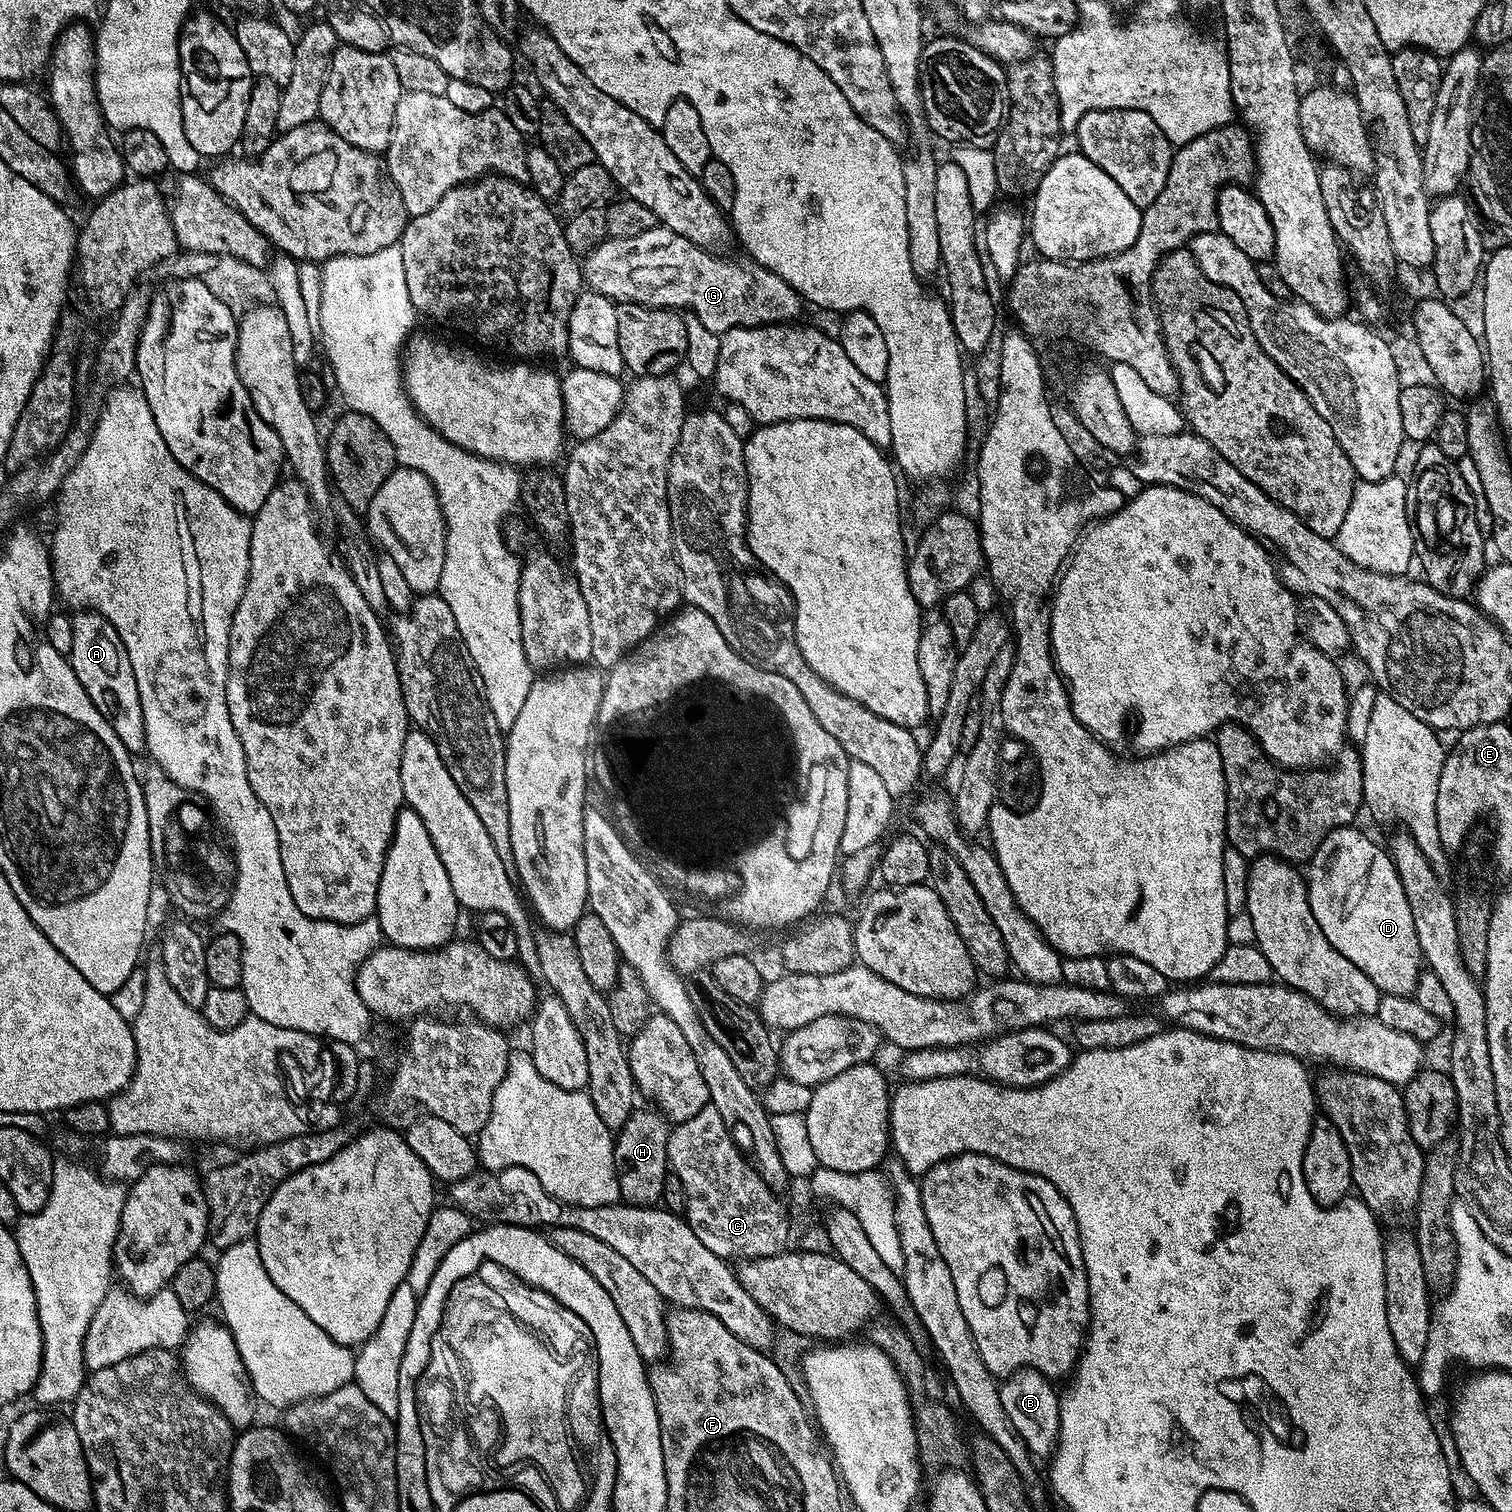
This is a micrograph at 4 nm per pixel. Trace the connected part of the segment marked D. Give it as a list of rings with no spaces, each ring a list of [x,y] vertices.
[[[1356,826],[1334,830],[1316,847],[1316,853],[1307,861],[1306,883],[1308,901],[1314,914],[1314,922],[1326,934],[1326,942],[1350,958],[1381,994],[1386,996],[1411,997],[1416,990],[1416,979],[1422,971],[1422,957],[1418,946],[1418,933],[1414,931],[1414,914],[1410,914],[1410,902],[1406,902],[1406,890],[1398,878],[1398,870],[1392,857],[1383,847],[1380,848]]]

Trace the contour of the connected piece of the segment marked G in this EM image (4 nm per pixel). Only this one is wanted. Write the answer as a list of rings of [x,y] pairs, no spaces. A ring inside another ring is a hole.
[[[657,226],[646,230],[646,234],[637,234],[634,238],[622,238],[621,240],[613,240],[605,238],[594,251],[587,253],[582,260],[582,280],[591,291],[602,294],[606,298],[610,298],[614,302],[622,304],[641,304],[648,308],[668,308],[675,310],[685,310],[698,318],[698,322],[702,322],[702,326],[706,326],[706,330],[723,334],[734,330],[735,328],[753,328],[759,324],[787,324],[795,321],[796,316],[800,312],[800,304],[802,305],[802,297],[794,291],[788,283],[782,278],[778,278],[778,274],[774,274],[770,270],[757,266],[755,263],[739,264],[736,260],[727,260],[724,256],[715,256],[715,251],[702,248],[700,245],[690,242],[686,238],[682,238],[682,234],[674,234],[674,230],[663,226]]]

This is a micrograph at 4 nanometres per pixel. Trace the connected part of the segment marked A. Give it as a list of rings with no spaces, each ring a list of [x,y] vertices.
[[[80,610],[72,616],[74,646],[70,663],[82,690],[90,694],[90,702],[98,706],[102,718],[110,722],[118,742],[133,754],[143,753],[146,748],[146,722],[142,718],[142,698],[138,698],[138,682],[134,682],[134,666],[130,666],[130,654],[118,638],[118,630],[110,626],[102,614],[91,610]]]

